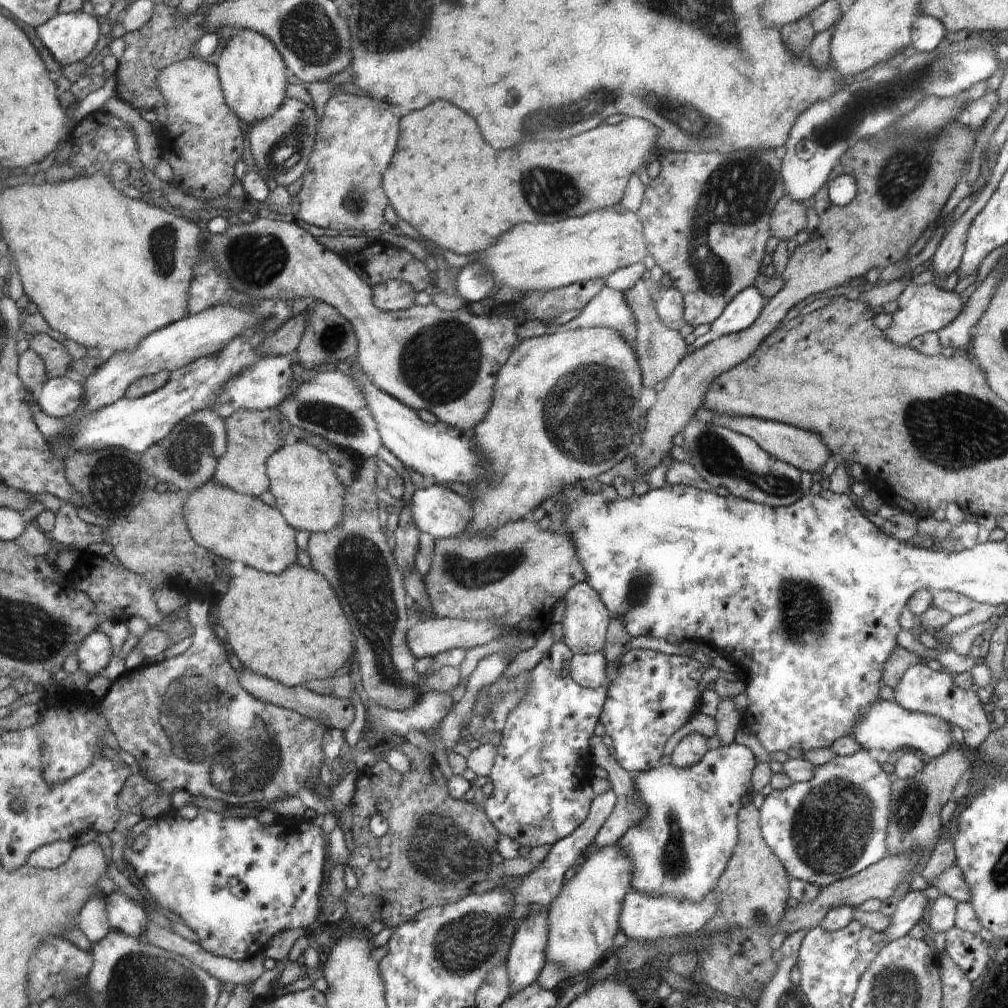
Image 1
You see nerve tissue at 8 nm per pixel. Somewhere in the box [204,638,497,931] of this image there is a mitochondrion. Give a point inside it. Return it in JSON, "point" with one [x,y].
{"point":[440,850]}

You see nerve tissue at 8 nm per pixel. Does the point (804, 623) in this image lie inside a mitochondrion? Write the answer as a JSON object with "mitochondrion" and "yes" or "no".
{"mitochondrion":"yes"}

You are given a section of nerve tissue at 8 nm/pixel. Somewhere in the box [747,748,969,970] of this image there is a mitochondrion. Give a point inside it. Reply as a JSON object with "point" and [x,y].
{"point":[835,825]}

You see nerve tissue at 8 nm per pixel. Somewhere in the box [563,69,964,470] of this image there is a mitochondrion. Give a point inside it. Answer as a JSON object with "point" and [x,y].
{"point":[738,194]}

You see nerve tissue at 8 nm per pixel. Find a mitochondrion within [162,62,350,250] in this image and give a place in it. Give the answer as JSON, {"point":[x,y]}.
{"point":[289,147]}

